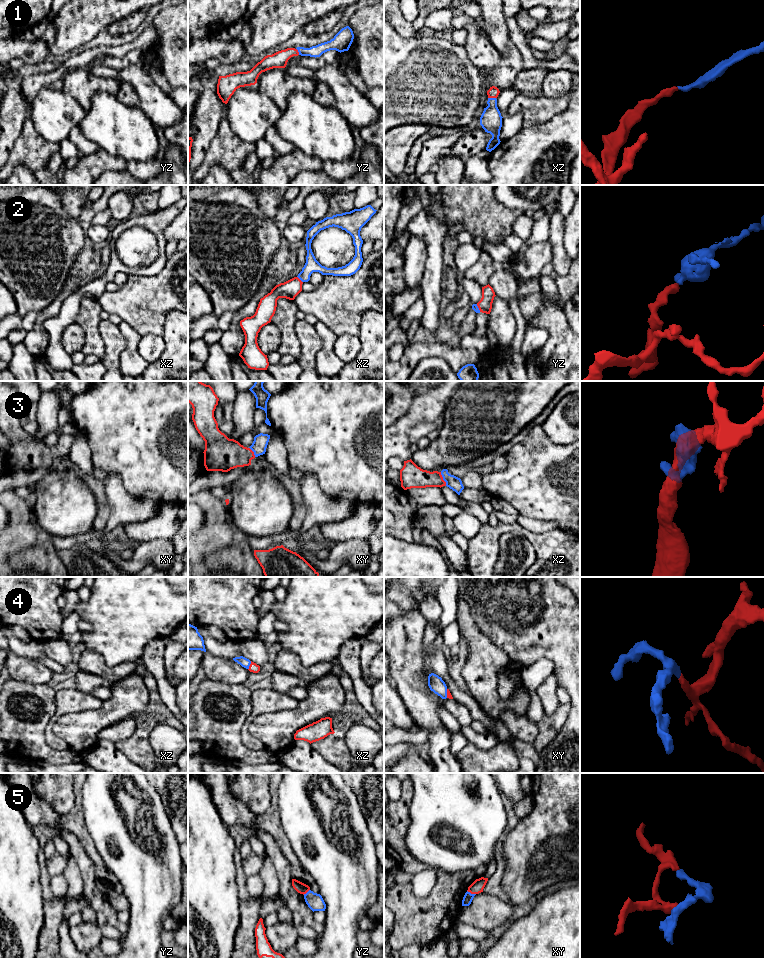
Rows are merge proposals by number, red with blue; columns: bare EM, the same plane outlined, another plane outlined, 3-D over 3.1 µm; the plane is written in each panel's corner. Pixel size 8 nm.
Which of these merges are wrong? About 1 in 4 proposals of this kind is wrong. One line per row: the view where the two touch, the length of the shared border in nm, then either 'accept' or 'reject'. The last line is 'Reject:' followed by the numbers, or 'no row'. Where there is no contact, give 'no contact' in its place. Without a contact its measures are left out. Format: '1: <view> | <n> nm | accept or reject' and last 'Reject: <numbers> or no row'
1: xz | 60 nm | accept
2: xz | 70 nm | accept
3: xz | 120 nm | accept
4: xz | 80 nm | accept
5: xy | 80 nm | reject
Reject: 5

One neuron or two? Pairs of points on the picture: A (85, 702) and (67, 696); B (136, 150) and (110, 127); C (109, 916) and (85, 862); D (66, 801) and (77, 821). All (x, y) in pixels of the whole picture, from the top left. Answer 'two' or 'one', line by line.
A: one
B: one
C: one
D: two

